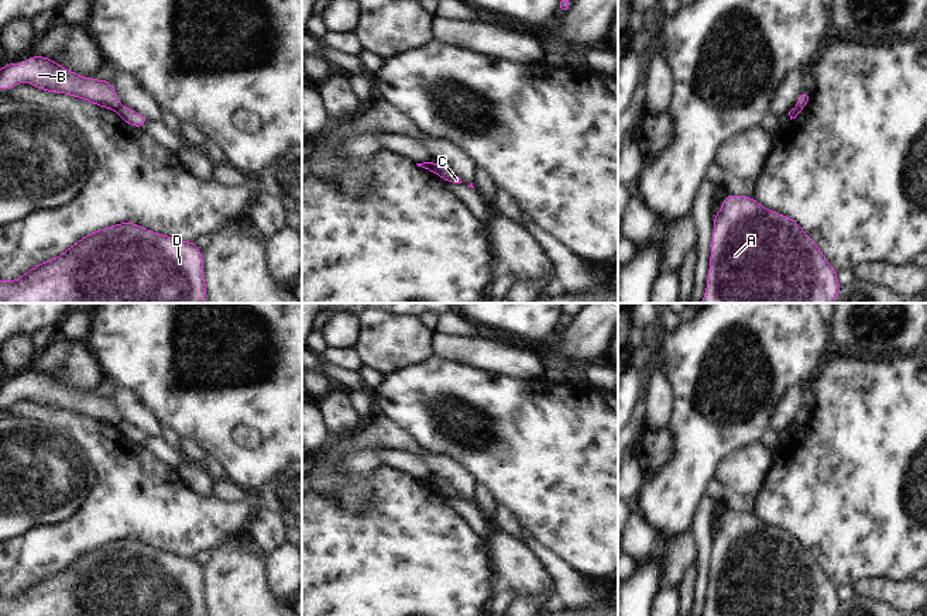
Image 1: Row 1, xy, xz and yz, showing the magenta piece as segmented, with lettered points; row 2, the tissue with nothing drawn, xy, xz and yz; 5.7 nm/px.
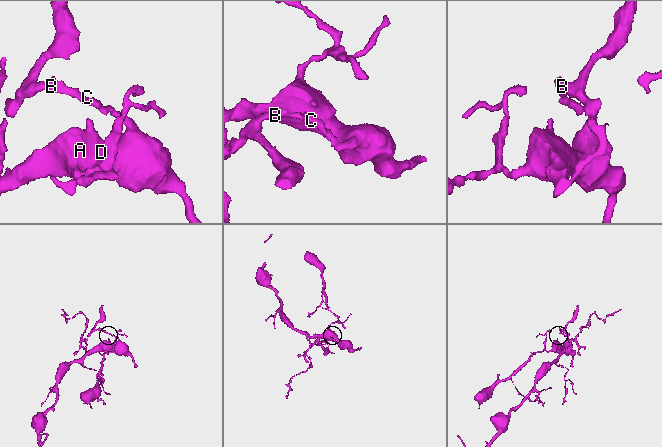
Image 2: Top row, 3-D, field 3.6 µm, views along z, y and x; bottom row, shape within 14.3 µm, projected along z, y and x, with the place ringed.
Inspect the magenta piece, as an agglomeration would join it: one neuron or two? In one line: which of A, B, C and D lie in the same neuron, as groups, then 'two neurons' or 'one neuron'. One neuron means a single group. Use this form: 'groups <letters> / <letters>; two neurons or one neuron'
groups A C D / B; two neurons

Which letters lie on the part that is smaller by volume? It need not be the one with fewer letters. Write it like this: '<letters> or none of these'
B

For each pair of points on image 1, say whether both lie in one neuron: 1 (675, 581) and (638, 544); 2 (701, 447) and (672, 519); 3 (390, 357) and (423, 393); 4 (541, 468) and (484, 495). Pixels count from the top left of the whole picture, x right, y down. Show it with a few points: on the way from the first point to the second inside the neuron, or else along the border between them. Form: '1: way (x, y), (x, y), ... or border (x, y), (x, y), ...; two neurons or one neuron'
1: way (672, 570), (649, 544); one neuron
2: way (693, 465), (673, 494), (672, 501); one neuron
3: border (432, 355), (384, 375); two neurons
4: border (476, 485), (481, 485), (497, 503); two neurons

